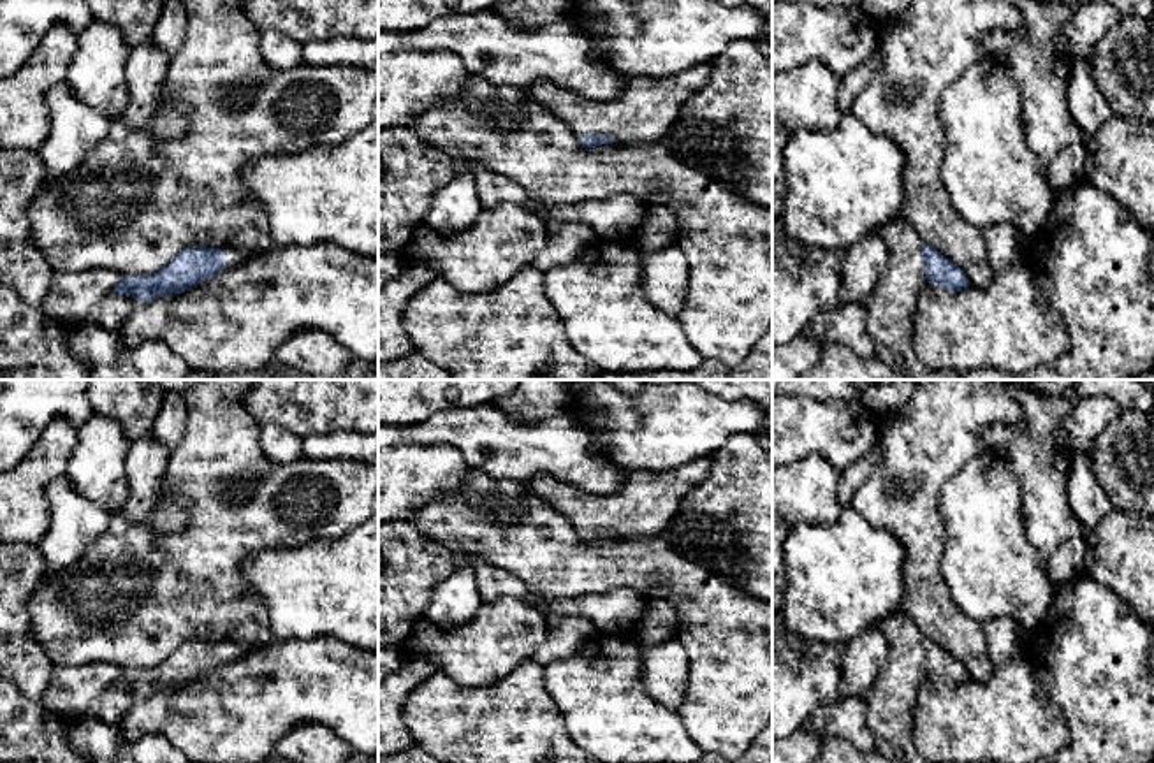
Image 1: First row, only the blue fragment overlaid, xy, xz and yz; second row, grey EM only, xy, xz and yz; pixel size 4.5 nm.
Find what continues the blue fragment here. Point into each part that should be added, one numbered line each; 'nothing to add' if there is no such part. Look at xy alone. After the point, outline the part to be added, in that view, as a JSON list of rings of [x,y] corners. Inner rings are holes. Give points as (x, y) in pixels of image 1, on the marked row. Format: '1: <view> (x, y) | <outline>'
1: xy (115, 308) | [[[109,294],[97,308],[93,320],[107,331],[118,331],[128,313],[142,304],[127,294]]]

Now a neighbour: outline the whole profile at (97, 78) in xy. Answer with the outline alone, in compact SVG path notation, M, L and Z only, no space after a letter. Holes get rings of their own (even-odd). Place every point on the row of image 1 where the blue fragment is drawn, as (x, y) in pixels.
M93 21L77 35L77 47L65 83L83 104L107 118L120 118L128 104L125 65L130 54L121 32L104 21Z

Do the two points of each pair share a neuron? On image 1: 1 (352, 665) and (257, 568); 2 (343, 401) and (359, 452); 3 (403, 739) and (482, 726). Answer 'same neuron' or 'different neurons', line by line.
1: different neurons
2: different neurons
3: different neurons

